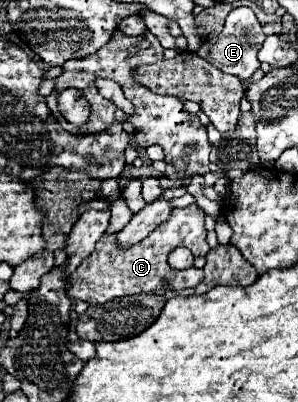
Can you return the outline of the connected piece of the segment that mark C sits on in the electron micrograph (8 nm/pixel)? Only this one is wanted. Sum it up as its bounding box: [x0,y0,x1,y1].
[66,203,208,305]

